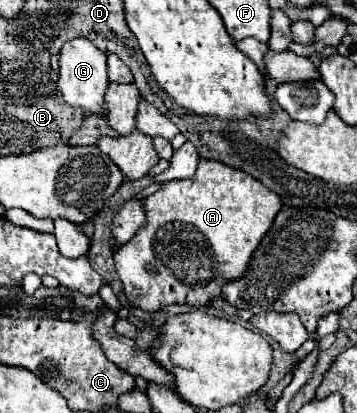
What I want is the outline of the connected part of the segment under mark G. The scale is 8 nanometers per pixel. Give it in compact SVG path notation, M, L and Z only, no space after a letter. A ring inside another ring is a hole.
M74 38L66 42L60 50L60 78L58 88L64 96L64 102L72 108L80 108L84 112L94 114L106 114L106 88L110 80L106 76L106 54L98 50L90 40L86 38Z

